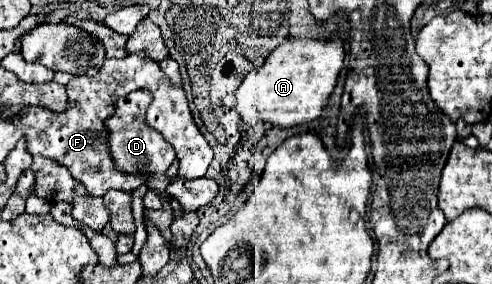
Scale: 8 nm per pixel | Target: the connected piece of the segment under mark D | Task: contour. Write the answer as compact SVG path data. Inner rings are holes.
M132 91L130 95L124 95L116 101L116 113L108 119L108 127L110 127L110 137L108 137L108 147L110 147L110 155L114 161L114 167L124 171L124 173L136 173L136 175L146 175L146 185L148 189L156 191L162 199L162 207L158 211L144 211L146 219L154 221L156 227L160 229L162 237L166 241L170 241L170 223L174 219L172 215L172 207L170 207L170 195L166 193L166 187L170 183L170 179L166 177L168 167L174 163L174 149L170 143L166 143L162 139L162 135L158 135L156 131L152 131L146 125L146 109L152 103L152 93L150 91Z

